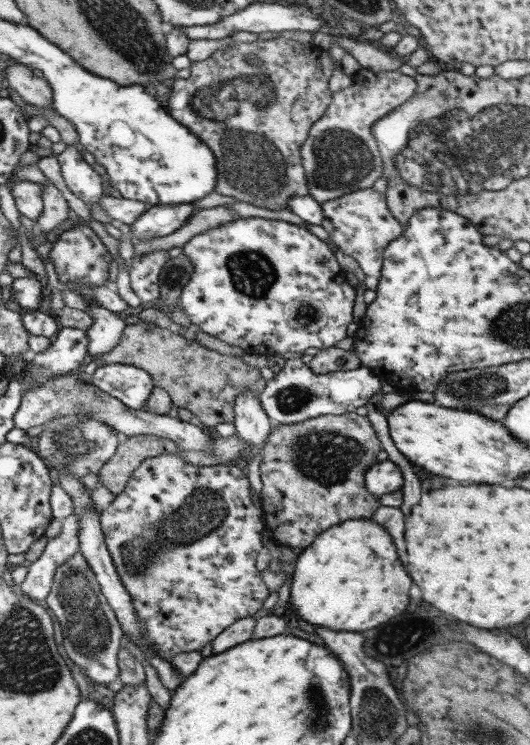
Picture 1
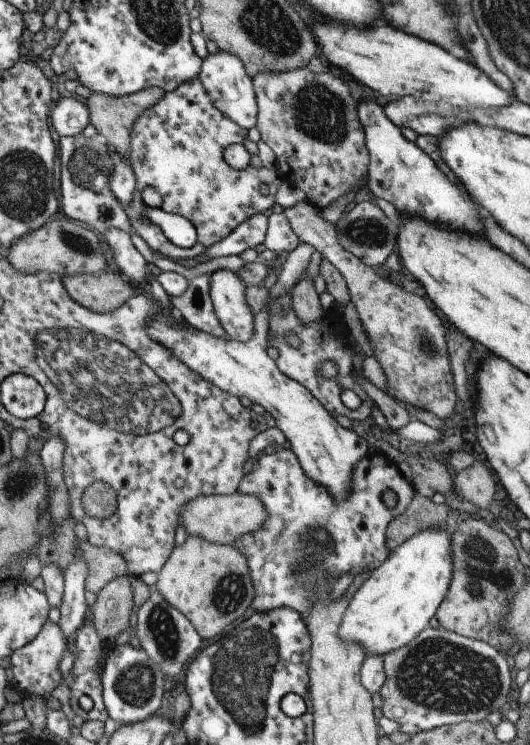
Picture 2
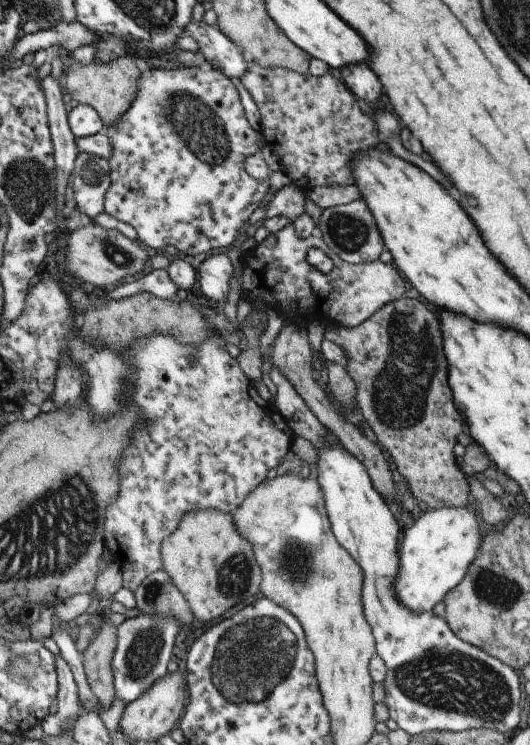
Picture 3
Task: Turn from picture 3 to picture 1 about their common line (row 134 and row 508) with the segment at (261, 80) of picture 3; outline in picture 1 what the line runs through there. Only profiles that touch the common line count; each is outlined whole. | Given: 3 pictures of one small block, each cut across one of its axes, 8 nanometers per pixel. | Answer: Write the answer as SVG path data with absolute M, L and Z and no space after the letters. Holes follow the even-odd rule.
M355 411L324 415L294 424L273 426L262 448L260 464L262 495L260 501L266 519L266 532L282 545L306 548L321 532L341 522L370 519L381 502L366 489L365 472L377 461L380 440L367 416Z

